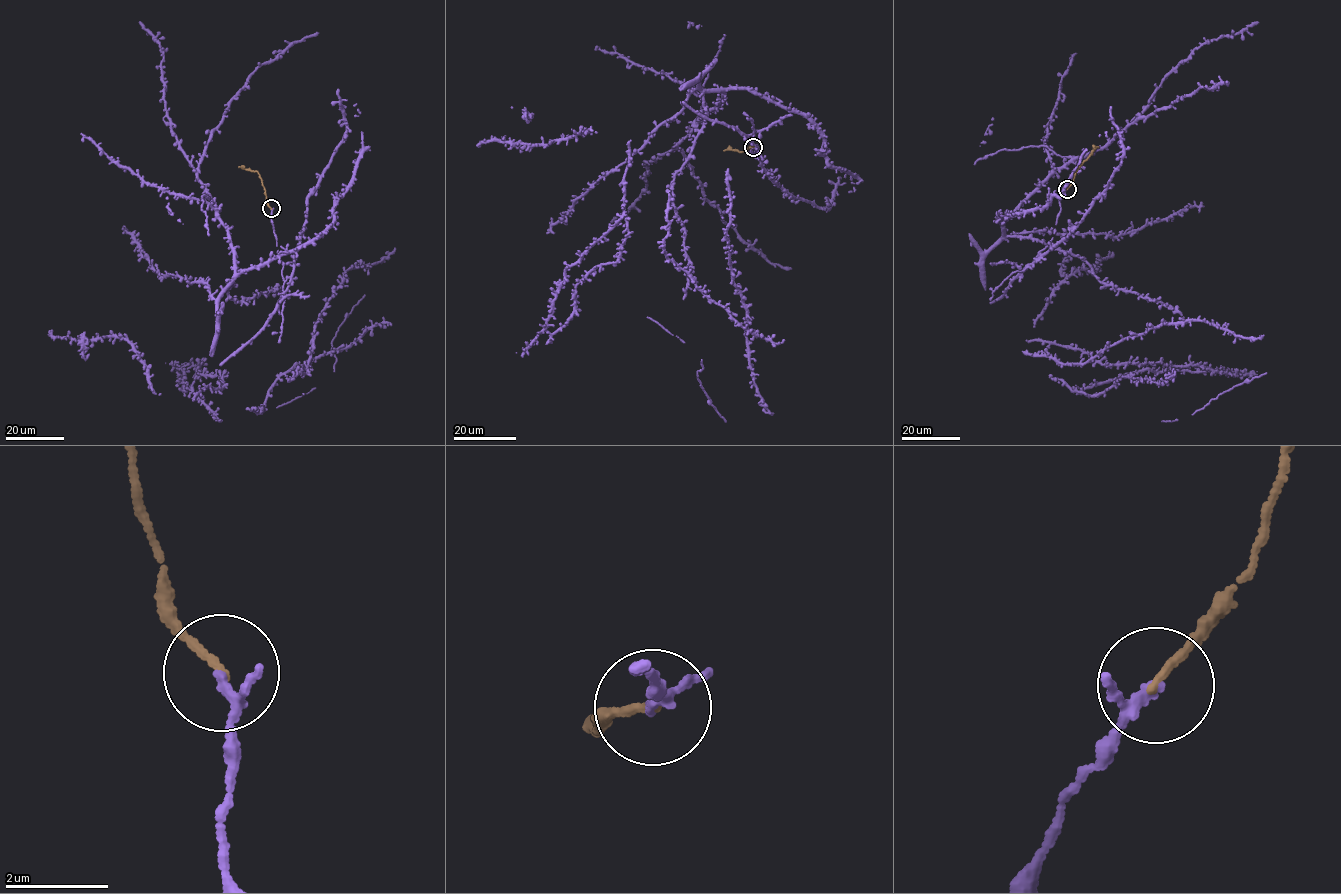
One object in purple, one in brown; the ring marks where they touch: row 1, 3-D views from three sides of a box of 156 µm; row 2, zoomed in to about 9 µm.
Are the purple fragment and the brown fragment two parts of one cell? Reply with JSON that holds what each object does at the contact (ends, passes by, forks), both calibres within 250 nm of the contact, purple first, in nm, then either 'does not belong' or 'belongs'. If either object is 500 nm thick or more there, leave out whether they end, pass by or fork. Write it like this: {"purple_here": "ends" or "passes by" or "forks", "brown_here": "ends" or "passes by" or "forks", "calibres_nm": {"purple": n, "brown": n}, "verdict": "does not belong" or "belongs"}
{"purple_here": "passes by", "brown_here": "ends", "calibres_nm": {"purple": 150, "brown": 150}, "verdict": "belongs"}

